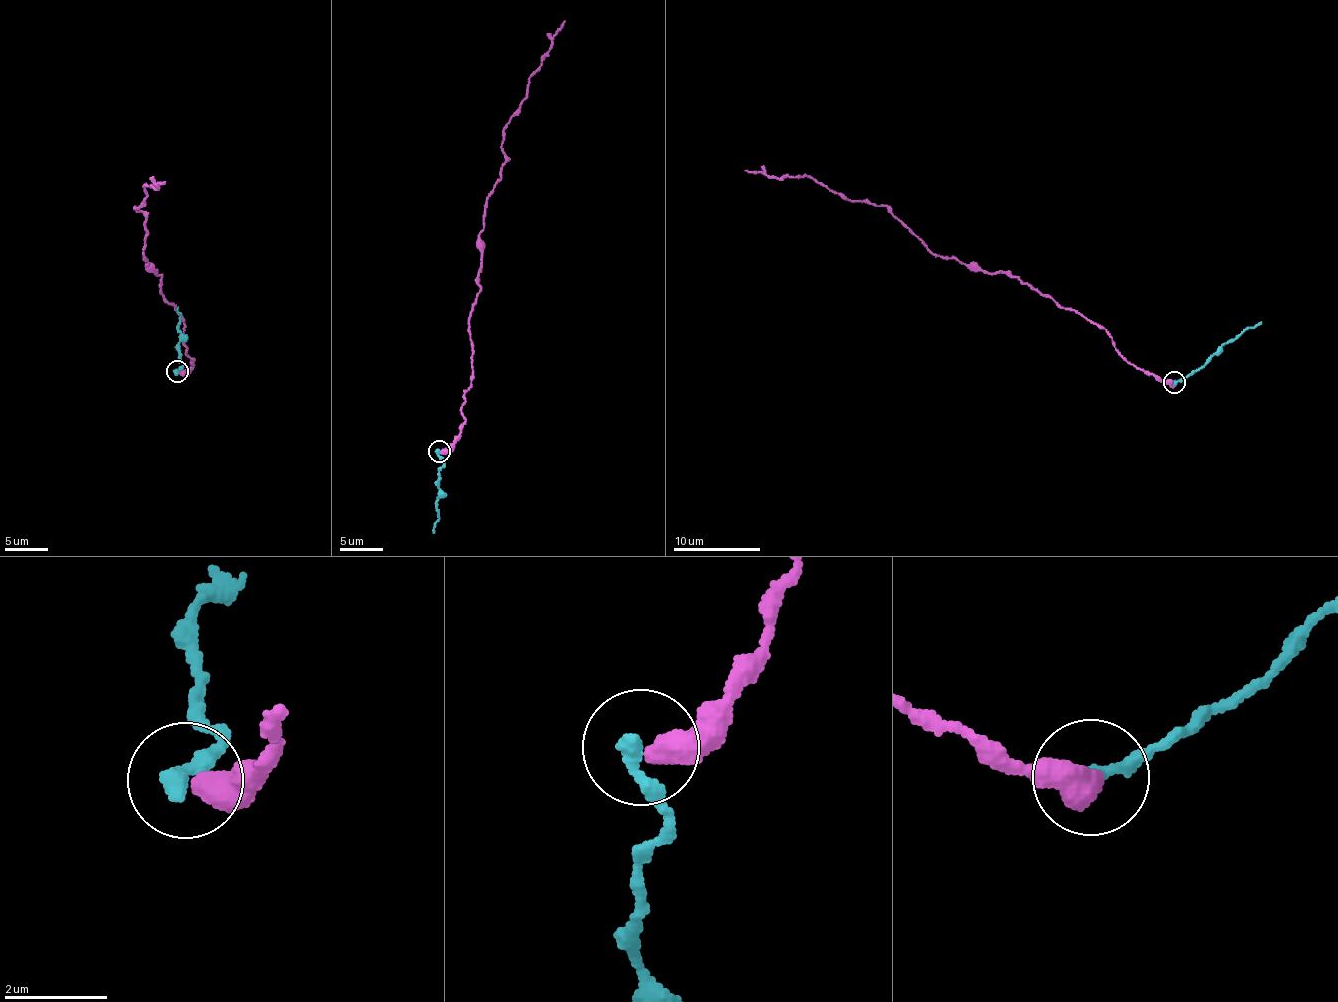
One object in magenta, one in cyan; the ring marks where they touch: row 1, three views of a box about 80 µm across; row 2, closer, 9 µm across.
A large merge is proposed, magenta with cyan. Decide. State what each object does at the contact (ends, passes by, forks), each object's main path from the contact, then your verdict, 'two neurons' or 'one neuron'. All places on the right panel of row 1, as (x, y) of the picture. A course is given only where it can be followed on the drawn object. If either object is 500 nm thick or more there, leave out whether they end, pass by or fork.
magenta ends | cyan ends | magenta via (1174, 382), (1136, 369), (1102, 328), (1016, 277), (936, 256), (887, 209), (834, 193), (806, 176), (744, 171) | cyan via (1175, 381), (1189, 375), (1226, 342), (1261, 321) | two neurons

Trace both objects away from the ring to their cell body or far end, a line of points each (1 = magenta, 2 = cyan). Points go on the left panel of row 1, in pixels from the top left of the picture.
1: (179, 371), (193, 360), (183, 320), (143, 259), (144, 214), (135, 208), (146, 186), (165, 182)
2: (177, 371), (182, 363), (177, 329), (181, 315), (178, 306)

